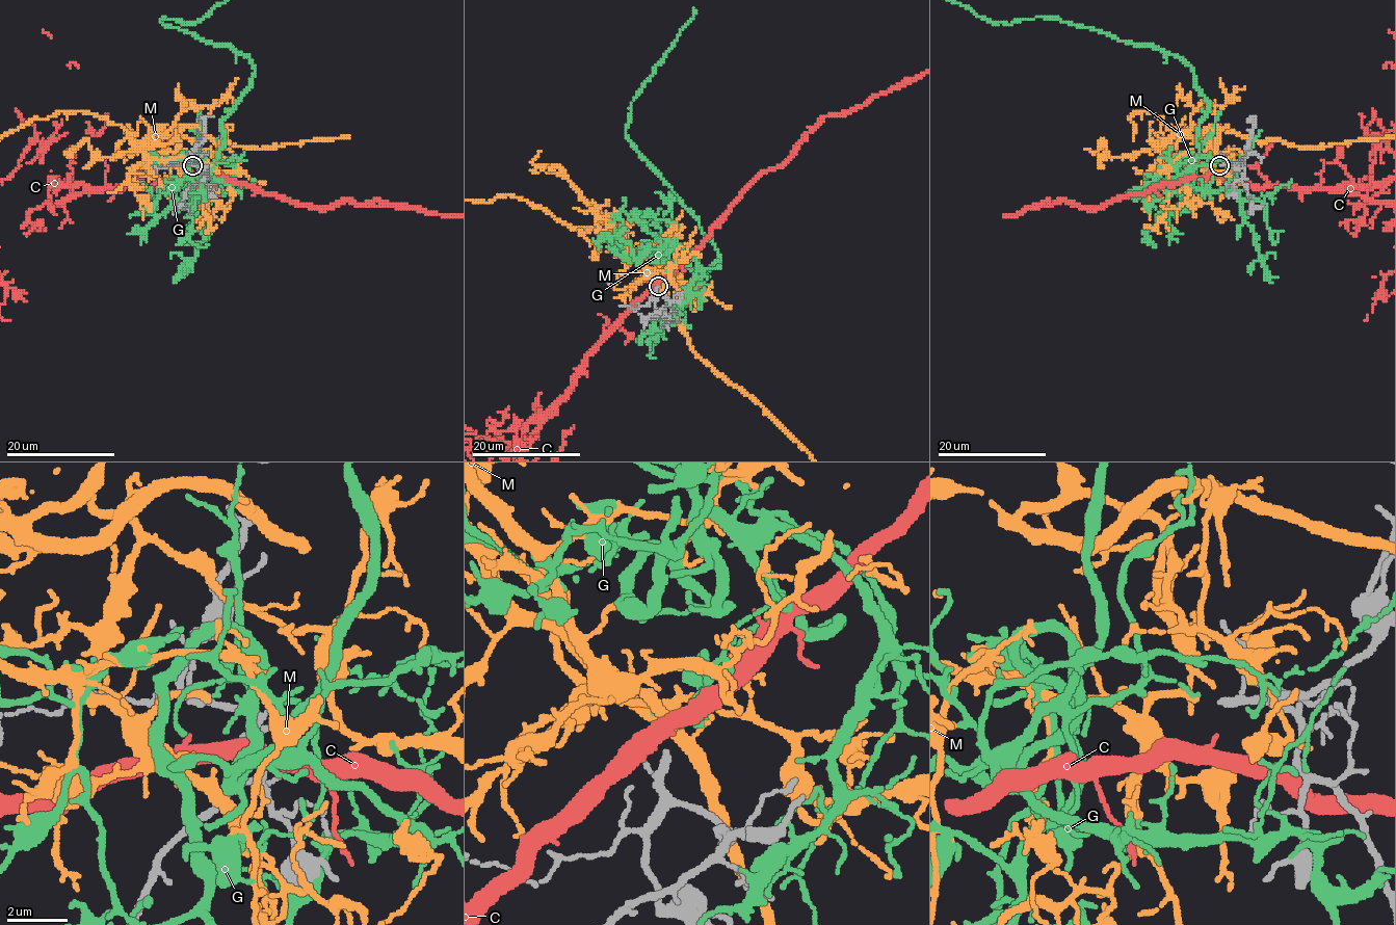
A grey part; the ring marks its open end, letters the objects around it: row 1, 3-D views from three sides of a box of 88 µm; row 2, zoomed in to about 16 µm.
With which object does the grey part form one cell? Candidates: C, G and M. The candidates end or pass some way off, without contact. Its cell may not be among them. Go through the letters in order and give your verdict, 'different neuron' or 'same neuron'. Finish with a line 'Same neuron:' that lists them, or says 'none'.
C: different neuron
G: different neuron
M: same neuron
Same neuron: M

